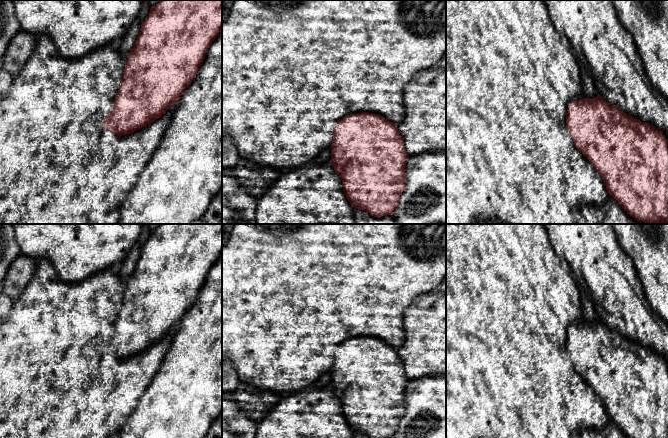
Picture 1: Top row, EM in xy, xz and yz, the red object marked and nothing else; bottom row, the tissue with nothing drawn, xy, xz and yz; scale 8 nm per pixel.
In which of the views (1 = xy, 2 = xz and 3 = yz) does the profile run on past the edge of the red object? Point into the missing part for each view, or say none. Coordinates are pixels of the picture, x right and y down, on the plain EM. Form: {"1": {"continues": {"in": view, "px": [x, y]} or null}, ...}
{"1": {"continues": null}, "2": {"continues": null}, "3": {"continues": null}}

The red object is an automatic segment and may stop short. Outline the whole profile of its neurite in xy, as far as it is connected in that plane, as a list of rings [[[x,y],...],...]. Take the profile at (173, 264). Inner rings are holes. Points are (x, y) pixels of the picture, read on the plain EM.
[[[160,224],[150,232],[134,271],[127,278],[123,302],[112,333],[103,345],[105,355],[121,361],[141,353],[172,332],[194,304],[211,267],[222,255],[222,224]]]

